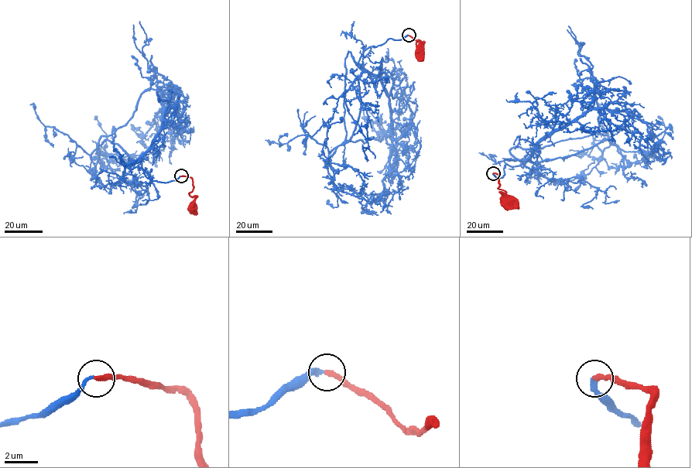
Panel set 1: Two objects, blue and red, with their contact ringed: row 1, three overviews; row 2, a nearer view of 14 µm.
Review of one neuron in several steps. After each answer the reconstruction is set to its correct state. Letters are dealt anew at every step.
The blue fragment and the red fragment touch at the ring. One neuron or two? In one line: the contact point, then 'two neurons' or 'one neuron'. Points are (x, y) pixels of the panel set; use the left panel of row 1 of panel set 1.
(181, 175) | one neuron

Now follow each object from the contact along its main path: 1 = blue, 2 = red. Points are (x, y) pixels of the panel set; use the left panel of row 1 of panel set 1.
1: (180, 176), (160, 182), (125, 166), (158, 135), (162, 108), (153, 118), (167, 140), (155, 162), (151, 157)
2: (180, 176), (192, 179), (193, 189), (190, 193), (196, 196), (190, 205), (192, 206)

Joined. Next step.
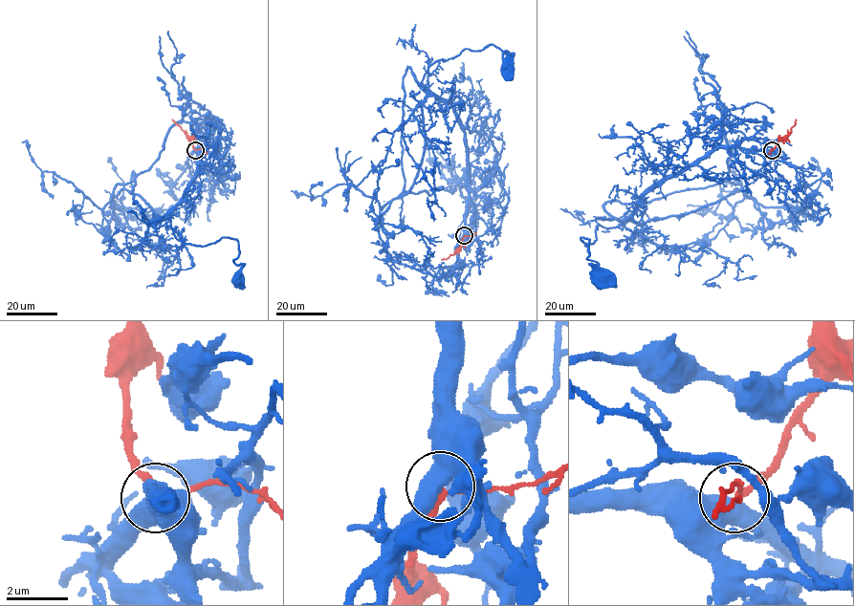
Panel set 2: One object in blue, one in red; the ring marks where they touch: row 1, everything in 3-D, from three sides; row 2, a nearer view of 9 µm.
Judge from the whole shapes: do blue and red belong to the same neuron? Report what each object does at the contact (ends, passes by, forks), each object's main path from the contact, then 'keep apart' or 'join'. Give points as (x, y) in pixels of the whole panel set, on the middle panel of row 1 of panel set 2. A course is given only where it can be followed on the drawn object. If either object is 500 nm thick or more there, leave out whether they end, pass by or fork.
course blue (464, 235), (464, 127), (418, 84), (465, 49), (493, 44), (512, 56), (506, 67); course red (464, 235), (458, 249), (441, 259); join

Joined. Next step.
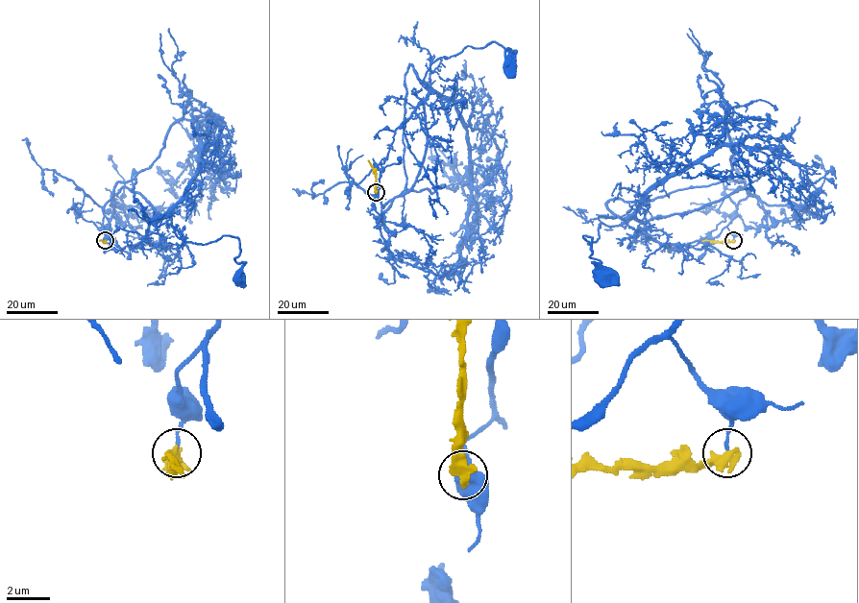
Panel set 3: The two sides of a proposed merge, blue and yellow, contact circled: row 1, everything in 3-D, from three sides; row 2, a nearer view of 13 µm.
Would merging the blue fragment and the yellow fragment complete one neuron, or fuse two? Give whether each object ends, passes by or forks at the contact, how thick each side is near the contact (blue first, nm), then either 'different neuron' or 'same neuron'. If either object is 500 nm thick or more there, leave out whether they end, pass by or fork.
130/500 nm | different neuron

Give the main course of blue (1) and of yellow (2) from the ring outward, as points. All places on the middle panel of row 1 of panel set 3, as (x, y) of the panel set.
1: (376, 192), (378, 164), (426, 97), (429, 66), (493, 41), (514, 54), (508, 64)
2: (376, 192), (376, 172), (368, 160)

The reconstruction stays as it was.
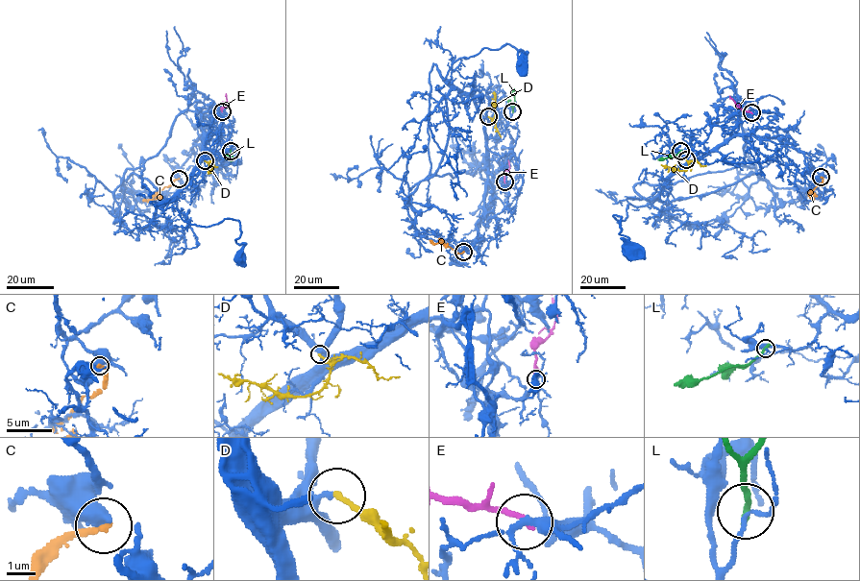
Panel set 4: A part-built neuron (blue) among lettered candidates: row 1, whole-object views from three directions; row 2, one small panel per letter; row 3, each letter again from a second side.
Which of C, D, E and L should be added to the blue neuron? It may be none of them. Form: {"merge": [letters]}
{"merge": ["D"]}

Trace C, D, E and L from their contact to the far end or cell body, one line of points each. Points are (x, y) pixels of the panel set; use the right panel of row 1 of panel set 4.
C: (822, 177), (823, 181), (809, 194), (813, 196), (809, 198)
D: (686, 159), (689, 166), (682, 170), (660, 165)
E: (751, 113), (737, 106), (729, 96)
L: (680, 151), (657, 159)

